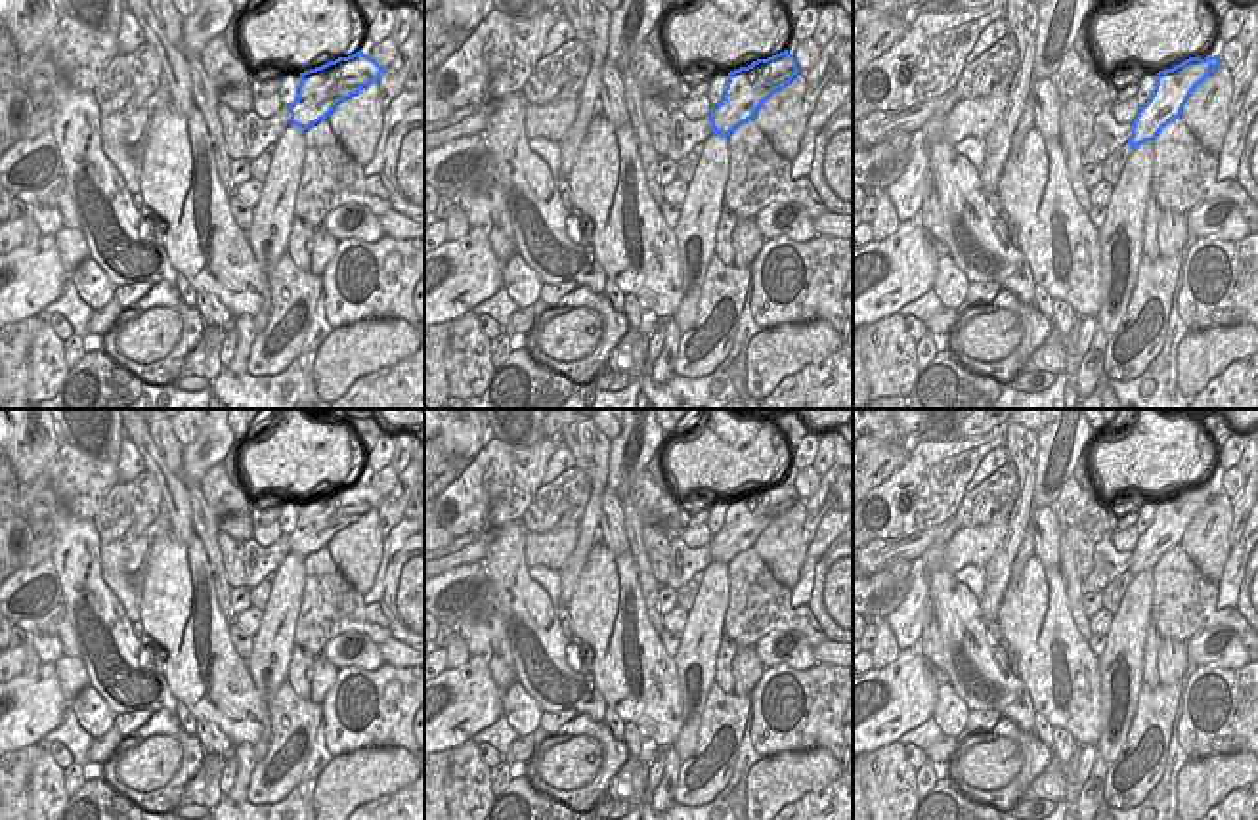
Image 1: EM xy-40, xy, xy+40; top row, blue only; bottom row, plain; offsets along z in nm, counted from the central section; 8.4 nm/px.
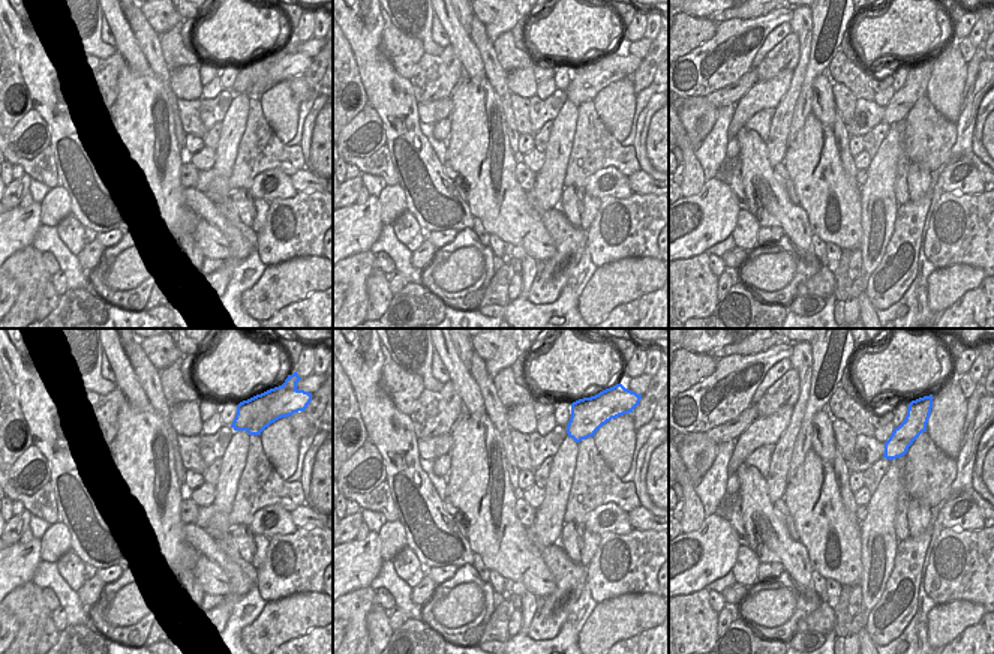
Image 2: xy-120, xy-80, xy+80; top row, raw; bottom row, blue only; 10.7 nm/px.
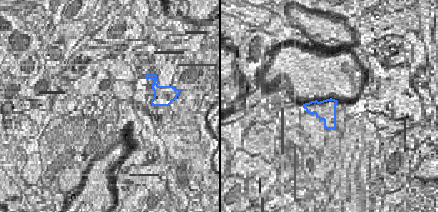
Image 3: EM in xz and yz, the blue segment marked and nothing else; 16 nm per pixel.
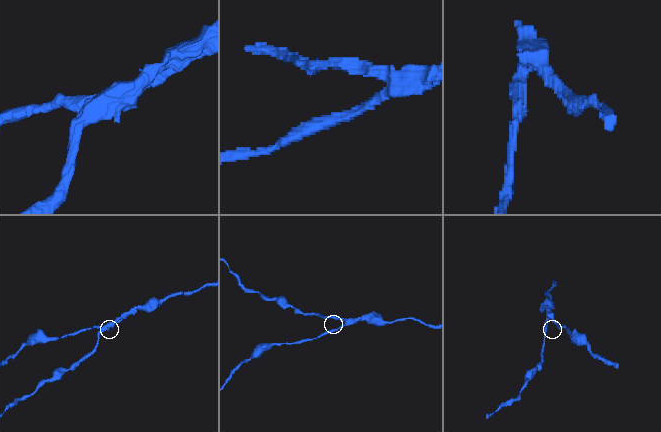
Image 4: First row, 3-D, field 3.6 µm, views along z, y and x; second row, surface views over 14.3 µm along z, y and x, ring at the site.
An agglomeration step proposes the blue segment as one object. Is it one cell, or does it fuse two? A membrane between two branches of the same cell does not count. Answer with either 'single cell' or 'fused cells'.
fused cells

